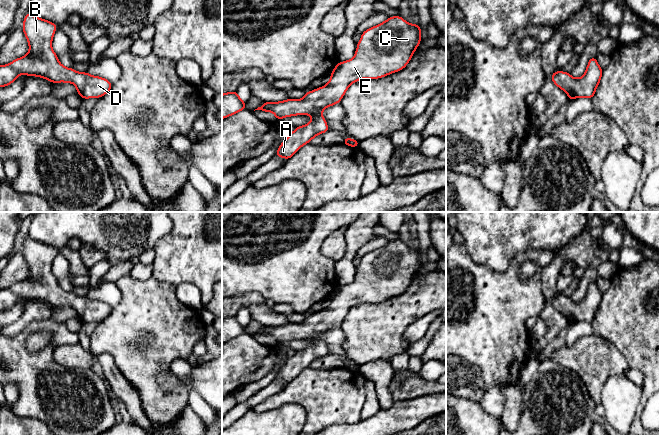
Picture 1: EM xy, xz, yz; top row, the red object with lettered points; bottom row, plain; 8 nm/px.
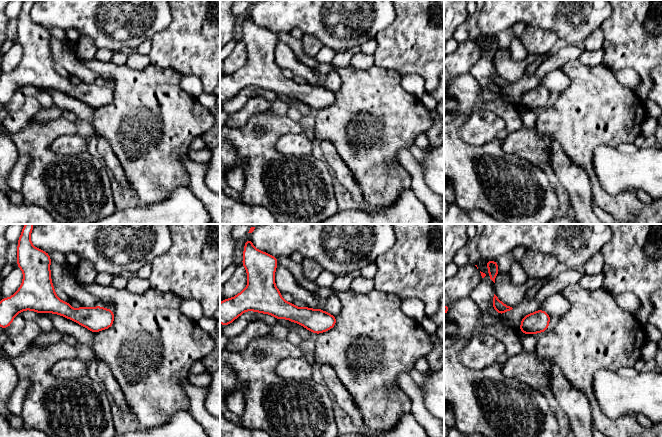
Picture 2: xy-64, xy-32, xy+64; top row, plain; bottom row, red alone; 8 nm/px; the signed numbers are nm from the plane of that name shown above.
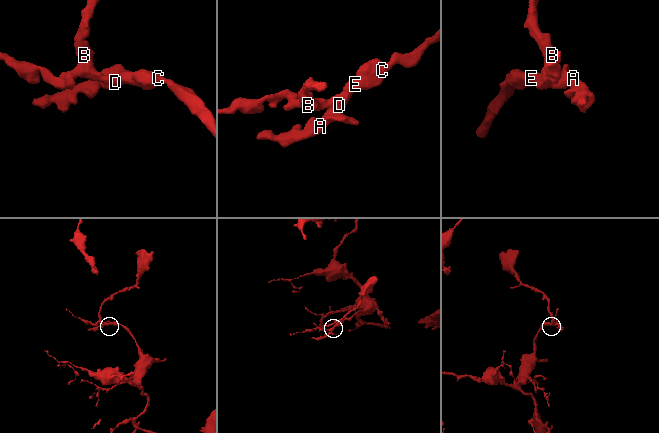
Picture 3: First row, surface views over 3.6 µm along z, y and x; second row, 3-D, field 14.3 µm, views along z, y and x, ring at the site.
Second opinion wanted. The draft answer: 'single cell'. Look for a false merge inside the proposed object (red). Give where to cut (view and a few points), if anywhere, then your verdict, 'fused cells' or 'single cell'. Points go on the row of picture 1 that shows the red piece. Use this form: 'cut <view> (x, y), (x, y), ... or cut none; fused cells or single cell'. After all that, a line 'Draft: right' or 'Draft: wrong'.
cut none; single cell
Draft: right

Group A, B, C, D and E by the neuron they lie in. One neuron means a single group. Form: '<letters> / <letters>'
A B C D E

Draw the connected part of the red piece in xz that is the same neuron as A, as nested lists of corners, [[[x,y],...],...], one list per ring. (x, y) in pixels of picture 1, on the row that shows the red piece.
[[[401,16],[389,17],[386,21],[367,29],[361,34],[354,57],[348,61],[338,62],[332,70],[330,80],[326,85],[306,92],[301,100],[289,98],[280,102],[262,102],[263,105],[255,110],[272,112],[277,120],[306,114],[312,117],[309,123],[296,127],[288,135],[285,141],[280,144],[275,156],[288,160],[303,145],[310,143],[314,137],[329,131],[327,122],[322,116],[324,109],[340,103],[348,87],[356,81],[361,79],[378,79],[404,69],[421,41],[420,25],[408,23]]]

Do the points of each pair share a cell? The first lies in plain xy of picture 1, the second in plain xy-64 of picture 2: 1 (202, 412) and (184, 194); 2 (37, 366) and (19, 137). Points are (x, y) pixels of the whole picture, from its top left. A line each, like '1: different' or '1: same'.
1: different
2: same

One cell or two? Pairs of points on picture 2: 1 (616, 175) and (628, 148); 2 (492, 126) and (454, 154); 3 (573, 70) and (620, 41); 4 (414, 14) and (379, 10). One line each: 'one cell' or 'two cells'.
1: two cells
2: two cells
3: two cells
4: two cells

